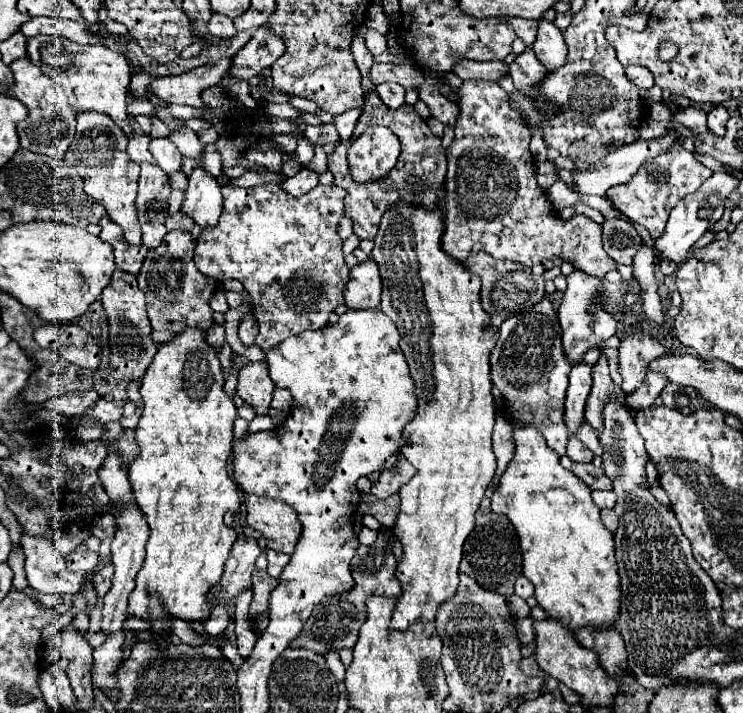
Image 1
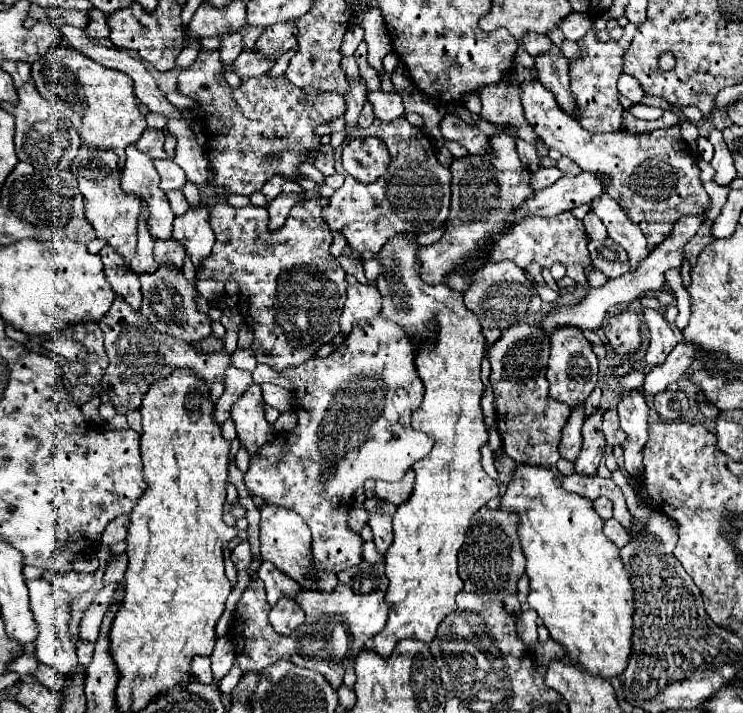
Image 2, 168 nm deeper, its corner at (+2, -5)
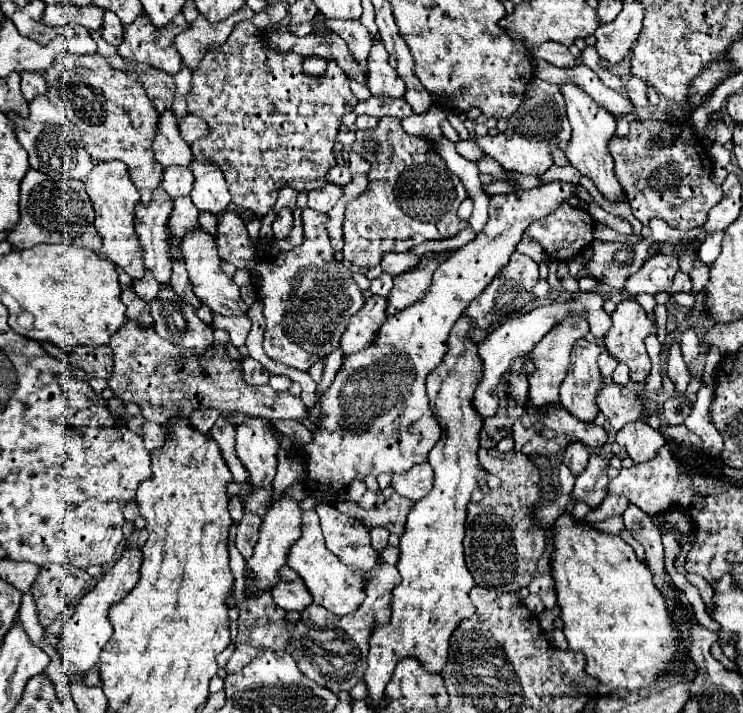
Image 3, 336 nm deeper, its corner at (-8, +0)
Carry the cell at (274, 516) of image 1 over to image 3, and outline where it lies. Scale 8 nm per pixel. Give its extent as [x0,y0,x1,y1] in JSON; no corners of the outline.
[288,510,366,616]

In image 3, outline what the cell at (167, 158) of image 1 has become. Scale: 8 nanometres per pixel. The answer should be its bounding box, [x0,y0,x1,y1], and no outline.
[162,166,194,198]

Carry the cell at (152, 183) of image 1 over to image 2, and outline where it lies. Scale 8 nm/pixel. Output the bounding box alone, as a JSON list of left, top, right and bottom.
[130,199,156,273]

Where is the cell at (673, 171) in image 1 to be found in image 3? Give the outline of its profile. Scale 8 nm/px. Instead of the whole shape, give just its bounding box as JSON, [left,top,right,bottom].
[608,120,724,238]

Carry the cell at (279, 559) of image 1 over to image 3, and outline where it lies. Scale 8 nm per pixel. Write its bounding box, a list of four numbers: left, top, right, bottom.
[272,566,312,612]

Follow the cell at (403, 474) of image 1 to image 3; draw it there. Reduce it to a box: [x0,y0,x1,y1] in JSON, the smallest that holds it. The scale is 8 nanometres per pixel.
[392,462,434,500]

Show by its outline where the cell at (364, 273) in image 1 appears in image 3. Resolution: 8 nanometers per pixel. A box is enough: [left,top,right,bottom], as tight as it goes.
[340,296,386,356]

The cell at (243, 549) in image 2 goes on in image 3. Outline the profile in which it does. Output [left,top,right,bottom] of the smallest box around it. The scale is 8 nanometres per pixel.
[234,514,262,560]

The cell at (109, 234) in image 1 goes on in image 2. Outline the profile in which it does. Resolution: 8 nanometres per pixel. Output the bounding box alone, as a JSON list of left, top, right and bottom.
[102,245,142,309]

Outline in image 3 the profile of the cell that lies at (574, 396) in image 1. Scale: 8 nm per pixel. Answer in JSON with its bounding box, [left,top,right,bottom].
[562,442,590,476]

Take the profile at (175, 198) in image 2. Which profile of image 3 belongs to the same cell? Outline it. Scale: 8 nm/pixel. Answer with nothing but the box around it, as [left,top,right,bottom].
[168,196,200,260]

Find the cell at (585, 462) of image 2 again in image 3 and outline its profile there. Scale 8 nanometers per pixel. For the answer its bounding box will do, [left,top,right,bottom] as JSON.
[572,454,610,510]

